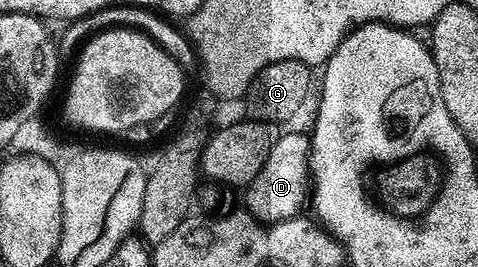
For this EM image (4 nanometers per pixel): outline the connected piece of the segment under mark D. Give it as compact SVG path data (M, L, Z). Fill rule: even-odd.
M284 133L277 136L269 158L258 175L246 185L247 212L261 223L285 221L297 216L310 201L310 137L304 133Z

